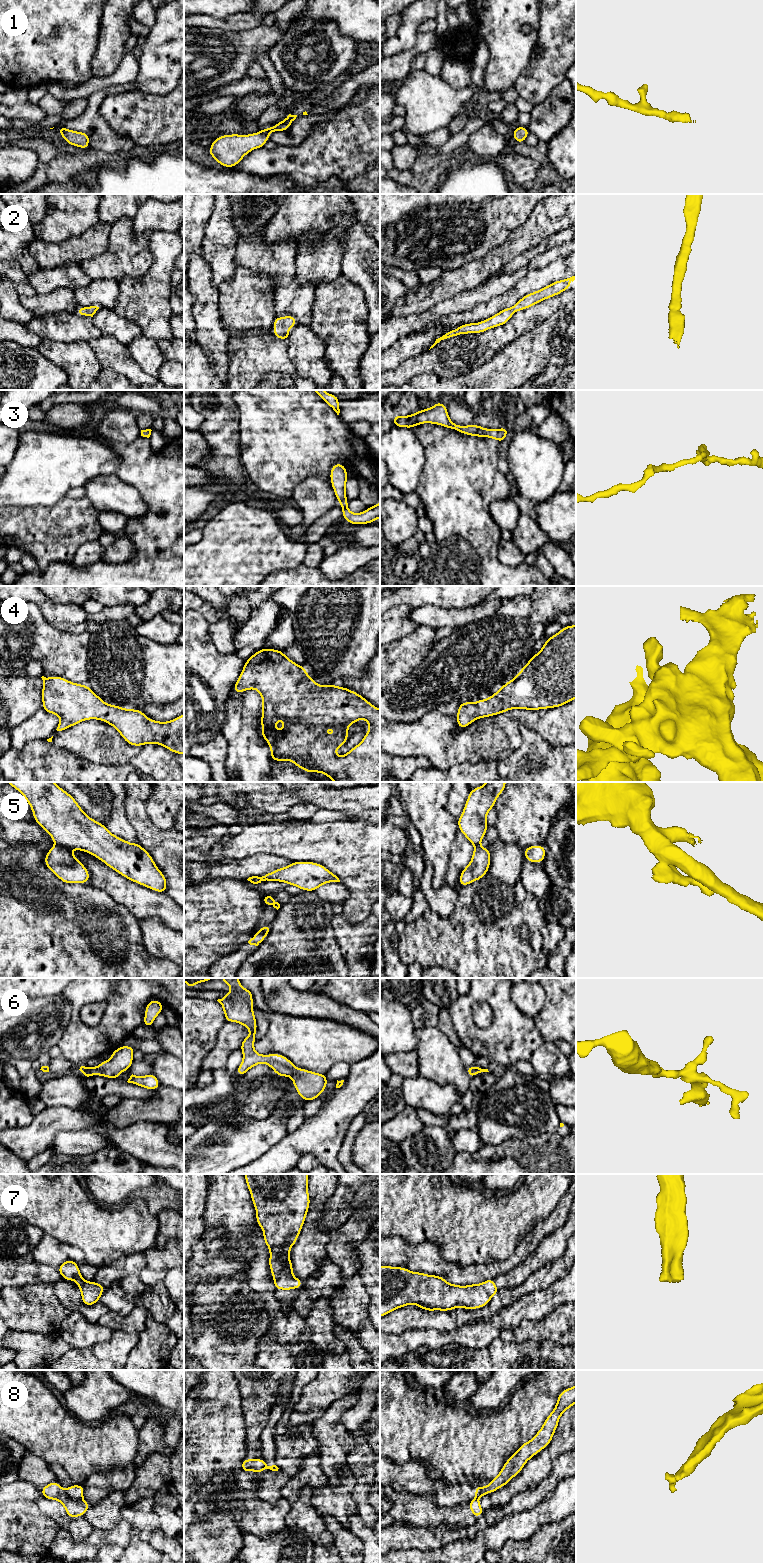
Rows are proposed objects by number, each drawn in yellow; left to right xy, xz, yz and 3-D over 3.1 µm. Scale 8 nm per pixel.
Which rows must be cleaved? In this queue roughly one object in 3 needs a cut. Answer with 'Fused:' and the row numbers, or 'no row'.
Fused: 5, 8

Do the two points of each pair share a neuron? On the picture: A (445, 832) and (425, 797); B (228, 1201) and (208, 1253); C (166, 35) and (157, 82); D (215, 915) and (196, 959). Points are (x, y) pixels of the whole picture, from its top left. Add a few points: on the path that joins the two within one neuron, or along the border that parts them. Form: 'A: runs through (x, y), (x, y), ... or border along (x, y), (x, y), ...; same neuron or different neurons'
A: runs through (436, 823), (429, 815), (426, 806); same neuron
B: runs through (229, 1216), (229, 1239), (223, 1245); same neuron
C: runs through (164, 47), (164, 59), (160, 70); same neuron
D: runs through (204, 926), (197, 933), (197, 948); same neuron

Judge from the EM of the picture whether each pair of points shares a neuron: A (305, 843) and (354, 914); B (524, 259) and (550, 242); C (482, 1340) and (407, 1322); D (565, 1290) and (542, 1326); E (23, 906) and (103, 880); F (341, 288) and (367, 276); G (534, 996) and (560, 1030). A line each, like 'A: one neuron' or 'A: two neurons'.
A: one neuron
B: one neuron
C: two neurons
D: two neurons
E: two neurons
F: two neurons
G: two neurons

